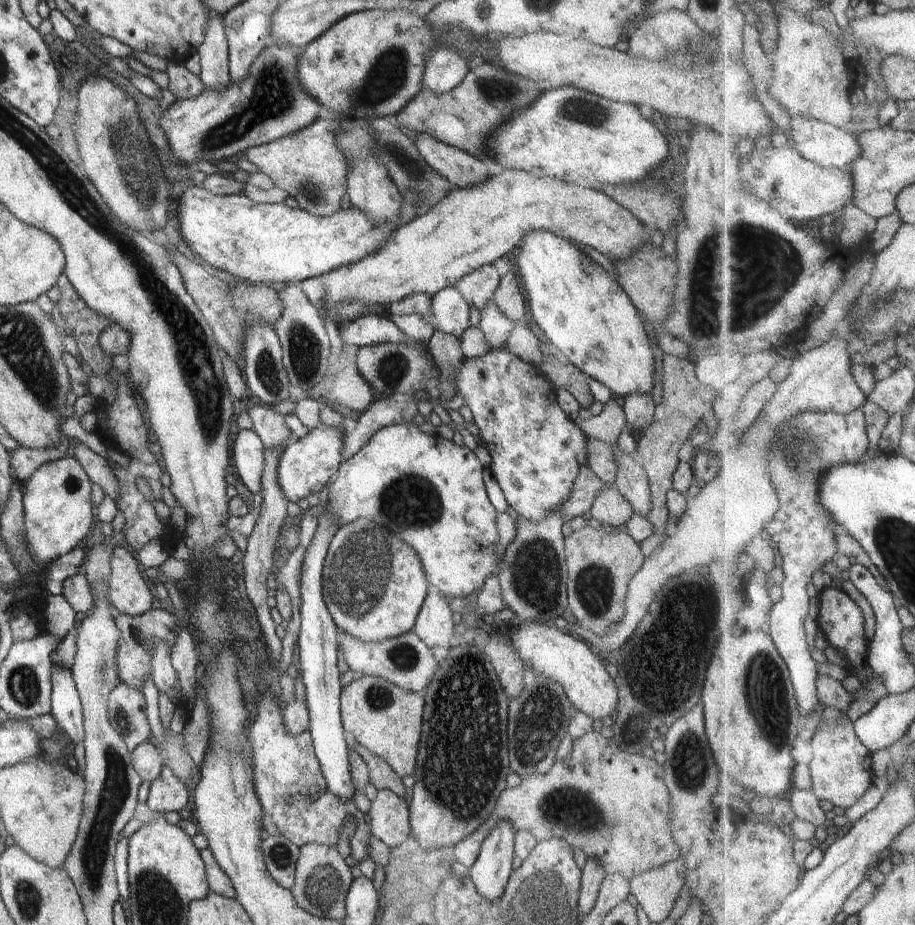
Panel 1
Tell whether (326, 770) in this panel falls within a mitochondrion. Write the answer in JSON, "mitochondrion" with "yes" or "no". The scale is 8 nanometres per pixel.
{"mitochondrion":"no"}

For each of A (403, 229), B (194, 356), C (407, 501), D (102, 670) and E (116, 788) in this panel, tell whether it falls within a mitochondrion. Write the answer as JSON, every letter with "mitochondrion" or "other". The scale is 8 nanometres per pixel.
{"A":"other","B":"mitochondrion","C":"mitochondrion","D":"mitochondrion","E":"mitochondrion"}

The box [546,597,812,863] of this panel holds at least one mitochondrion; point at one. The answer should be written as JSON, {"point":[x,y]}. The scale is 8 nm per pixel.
{"point":[767,697]}

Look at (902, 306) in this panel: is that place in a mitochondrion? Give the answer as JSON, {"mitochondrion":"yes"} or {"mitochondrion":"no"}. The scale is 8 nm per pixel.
{"mitochondrion":"yes"}

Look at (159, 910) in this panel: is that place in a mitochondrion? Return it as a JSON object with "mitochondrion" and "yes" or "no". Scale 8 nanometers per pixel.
{"mitochondrion":"yes"}

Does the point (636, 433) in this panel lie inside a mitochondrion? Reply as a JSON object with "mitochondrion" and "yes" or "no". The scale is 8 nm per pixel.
{"mitochondrion":"no"}

